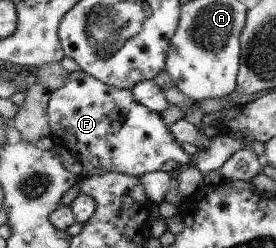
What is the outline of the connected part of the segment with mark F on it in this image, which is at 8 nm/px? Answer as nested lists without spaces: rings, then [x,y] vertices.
[[[82,70],[71,72],[66,84],[61,89],[52,91],[48,106],[48,119],[50,127],[48,136],[53,138],[52,150],[57,151],[66,168],[77,174],[80,179],[109,172],[137,177],[154,171],[175,174],[188,165],[192,165],[206,176],[213,170],[218,172],[230,156],[238,149],[250,144],[249,141],[236,137],[235,133],[221,130],[212,135],[207,151],[198,151],[194,155],[188,155],[164,122],[161,113],[151,111],[147,106],[140,104],[133,97],[131,90],[120,90],[104,84]]]

